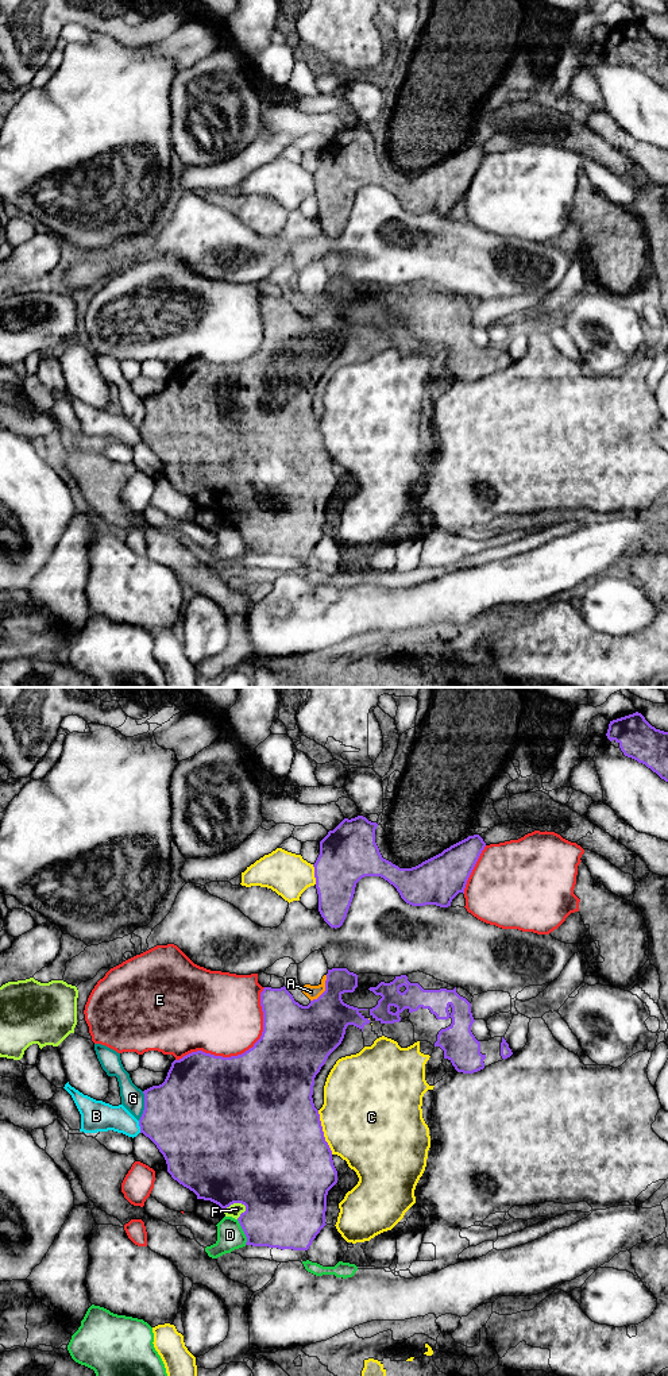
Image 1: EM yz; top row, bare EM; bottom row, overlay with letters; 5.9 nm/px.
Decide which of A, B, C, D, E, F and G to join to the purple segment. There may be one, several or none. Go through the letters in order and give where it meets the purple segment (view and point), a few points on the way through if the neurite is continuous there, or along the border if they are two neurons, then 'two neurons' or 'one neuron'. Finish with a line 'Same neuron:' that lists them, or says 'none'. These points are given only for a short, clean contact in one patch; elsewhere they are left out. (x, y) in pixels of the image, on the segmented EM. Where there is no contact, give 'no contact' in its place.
A: meets purple in yz at (325, 990); border along yz (327, 975), (324, 990), (311, 1001); two neurons
B: meets purple in yz at (139, 1125); two neurons
C: meets purple in yz at (323, 1132); two neurons
D: meets purple in yz at (243, 1230); two neurons
E: meets purple in yz at (244, 1052); two neurons
F: meets purple in yz at (234, 1202); two neurons
G: meets purple in yz at (145, 1106); two neurons
Same neuron: none

